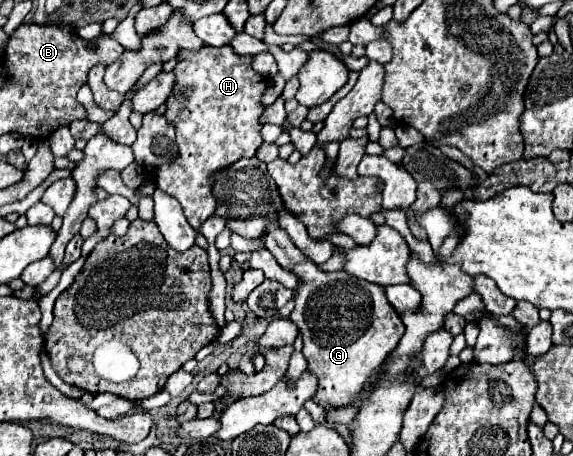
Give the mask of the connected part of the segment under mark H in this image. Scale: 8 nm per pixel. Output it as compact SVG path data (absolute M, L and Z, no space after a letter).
M230 46L180 50L174 76L174 92L166 100L164 118L176 130L180 156L168 166L170 174L166 174L166 166L162 166L160 172L156 170L156 186L180 202L192 228L200 228L216 208L208 176L240 158L254 156L262 144L260 116L266 110L262 96L268 88L268 80L252 68L252 56L240 56Z

